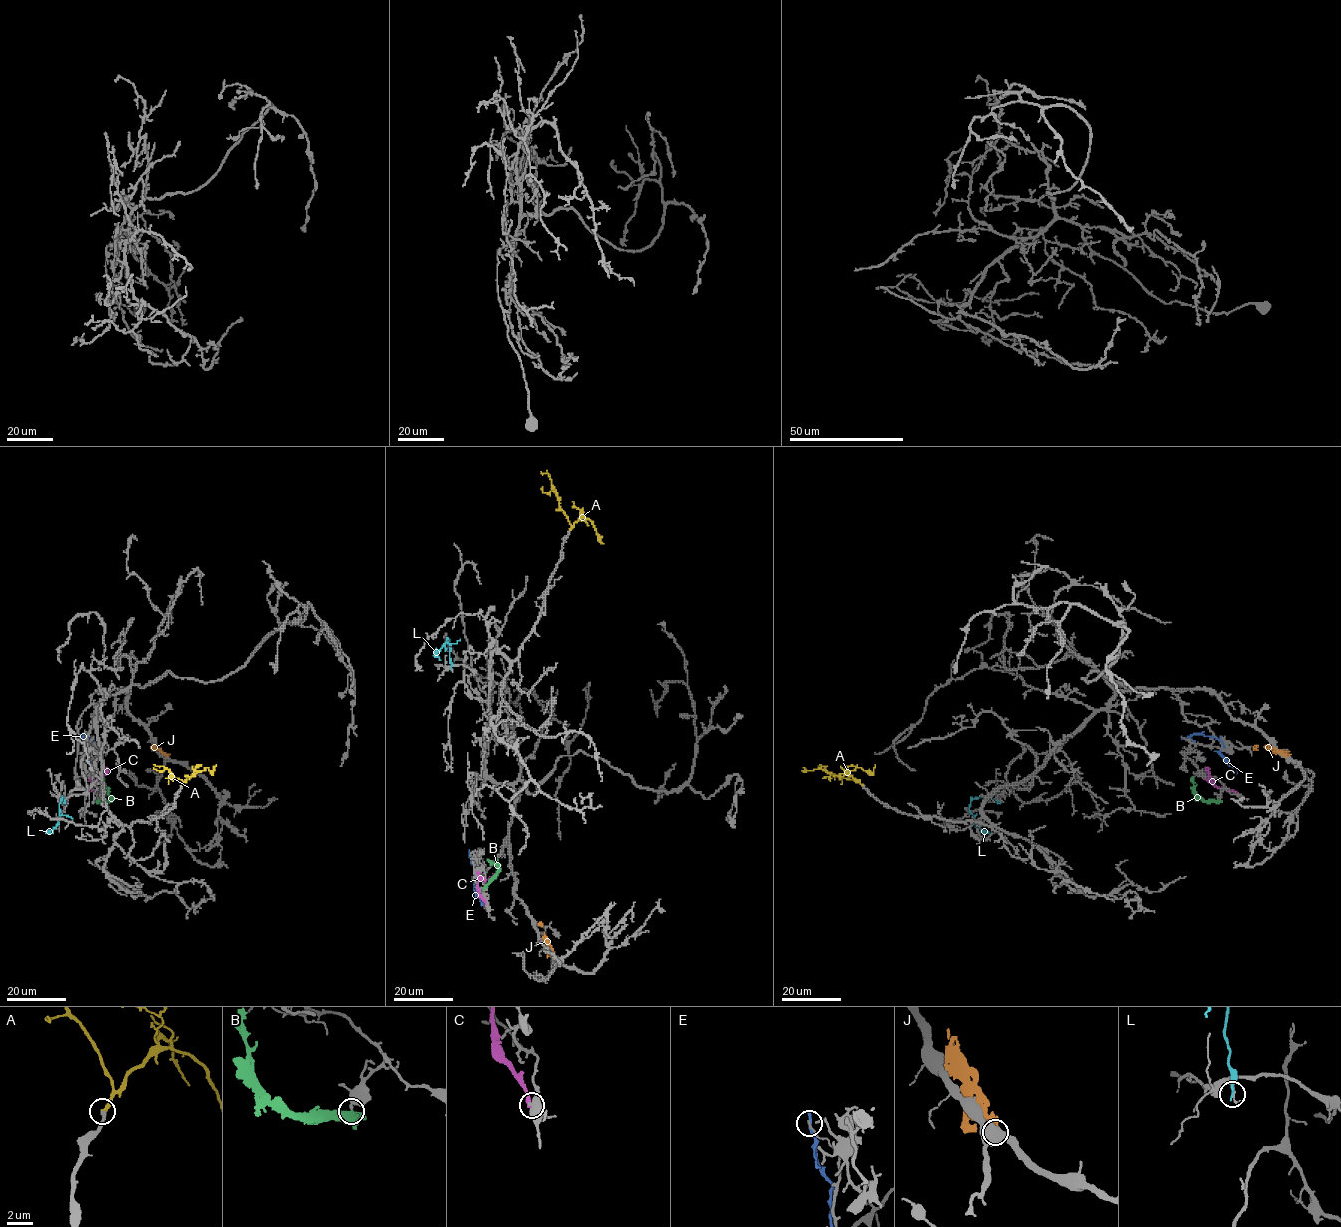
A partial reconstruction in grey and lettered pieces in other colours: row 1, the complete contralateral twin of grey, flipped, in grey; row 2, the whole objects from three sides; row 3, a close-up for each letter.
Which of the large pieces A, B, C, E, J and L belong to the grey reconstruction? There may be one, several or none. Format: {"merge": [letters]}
{"merge": ["A"]}

